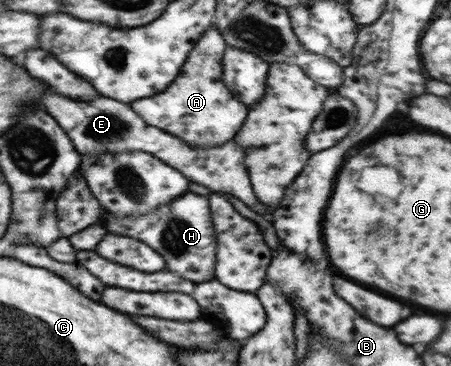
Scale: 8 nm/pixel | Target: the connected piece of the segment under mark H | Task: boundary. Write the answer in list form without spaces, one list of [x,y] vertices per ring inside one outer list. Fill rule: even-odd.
[[[186,191],[182,197],[172,201],[167,206],[162,205],[161,211],[146,215],[143,220],[136,216],[122,216],[102,211],[102,217],[98,217],[98,223],[106,221],[106,229],[120,235],[136,237],[142,243],[148,243],[154,251],[158,251],[166,259],[166,269],[172,273],[178,273],[184,279],[190,279],[194,283],[204,283],[214,279],[214,267],[216,267],[216,230],[212,224],[212,213],[209,207],[209,197]]]

